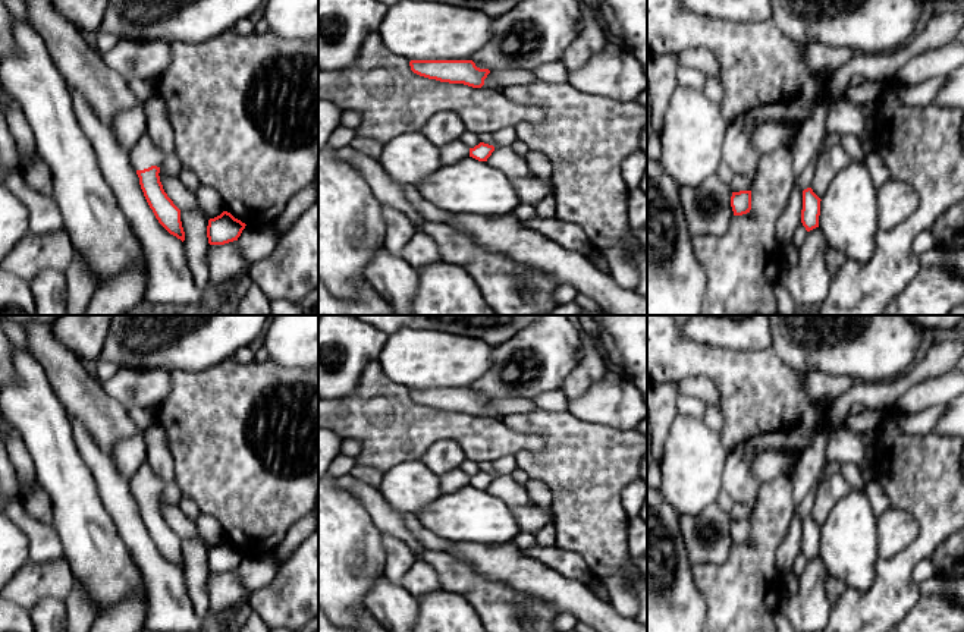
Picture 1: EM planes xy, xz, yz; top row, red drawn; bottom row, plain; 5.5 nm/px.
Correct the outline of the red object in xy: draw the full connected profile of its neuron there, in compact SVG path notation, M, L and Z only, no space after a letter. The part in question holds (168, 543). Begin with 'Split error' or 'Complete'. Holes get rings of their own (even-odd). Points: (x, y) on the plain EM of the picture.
Split error. M145 460L129 482L144 525L156 547L170 563L183 570L185 560L180 550L180 538L167 525L160 510L158 501L164 488L160 477Z

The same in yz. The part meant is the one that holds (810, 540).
Complete. M811 516L803 519L801 551L807 560L819 556L820 529Z

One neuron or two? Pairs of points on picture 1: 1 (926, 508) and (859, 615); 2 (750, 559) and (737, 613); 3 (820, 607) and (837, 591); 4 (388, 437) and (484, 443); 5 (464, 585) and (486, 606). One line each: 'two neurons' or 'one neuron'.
1: one neuron
2: one neuron
3: two neurons
4: one neuron
5: one neuron

